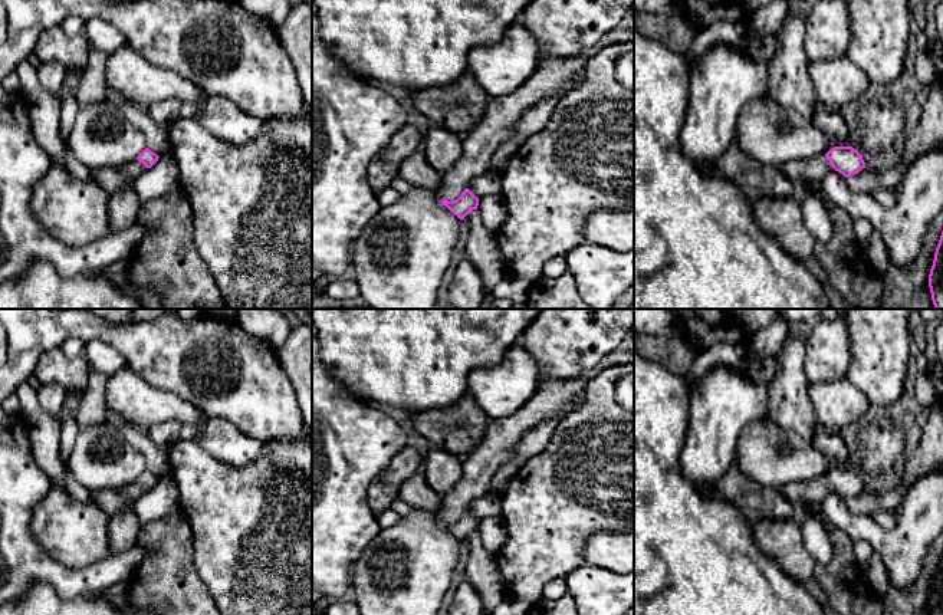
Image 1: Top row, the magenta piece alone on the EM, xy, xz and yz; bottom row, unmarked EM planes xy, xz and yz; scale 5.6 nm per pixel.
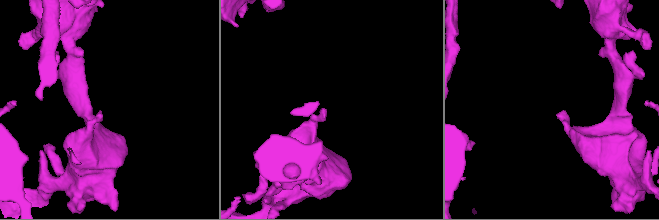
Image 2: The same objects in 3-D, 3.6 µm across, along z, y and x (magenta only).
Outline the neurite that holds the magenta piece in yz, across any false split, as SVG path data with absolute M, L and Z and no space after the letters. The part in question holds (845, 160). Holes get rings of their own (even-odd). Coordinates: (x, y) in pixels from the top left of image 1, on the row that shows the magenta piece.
M834 147L827 154L819 154L808 159L789 161L779 167L785 177L796 187L799 187L804 180L821 182L832 170L844 177L850 177L858 174L862 168L865 168L865 162L852 147Z

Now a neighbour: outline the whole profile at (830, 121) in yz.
M818 108L811 118L815 128L825 132L831 138L832 148L837 147L837 144L850 132L845 119L837 109Z

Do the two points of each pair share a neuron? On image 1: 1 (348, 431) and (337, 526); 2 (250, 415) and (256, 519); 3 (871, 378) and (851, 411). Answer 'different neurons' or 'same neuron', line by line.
1: same neuron
2: different neurons
3: different neurons

